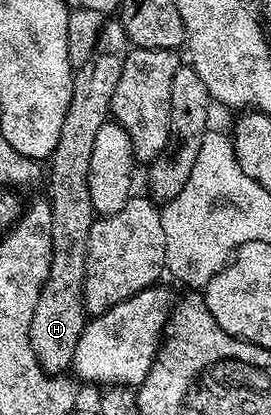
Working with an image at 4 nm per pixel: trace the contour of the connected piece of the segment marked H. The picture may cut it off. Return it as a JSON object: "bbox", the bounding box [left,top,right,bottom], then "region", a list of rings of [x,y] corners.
{"bbox":[31,20,130,375],"region":[[[106,20],[99,35],[98,52],[87,59],[87,63],[76,66],[71,87],[71,103],[67,107],[67,115],[63,115],[63,127],[59,131],[59,143],[55,143],[55,151],[47,158],[49,165],[49,194],[47,200],[51,207],[51,239],[53,254],[51,255],[51,271],[47,271],[47,279],[43,283],[43,291],[39,291],[39,303],[35,303],[35,315],[31,315],[31,347],[39,359],[45,372],[50,375],[62,374],[73,364],[75,347],[79,347],[79,335],[83,335],[87,324],[85,300],[83,299],[83,283],[85,282],[85,263],[87,257],[87,235],[95,220],[91,191],[89,190],[89,172],[91,171],[91,150],[95,148],[95,135],[103,123],[111,117],[111,99],[115,95],[115,87],[119,87],[119,75],[123,75],[124,56],[109,49],[130,48],[129,36],[123,31],[120,20]]]}

